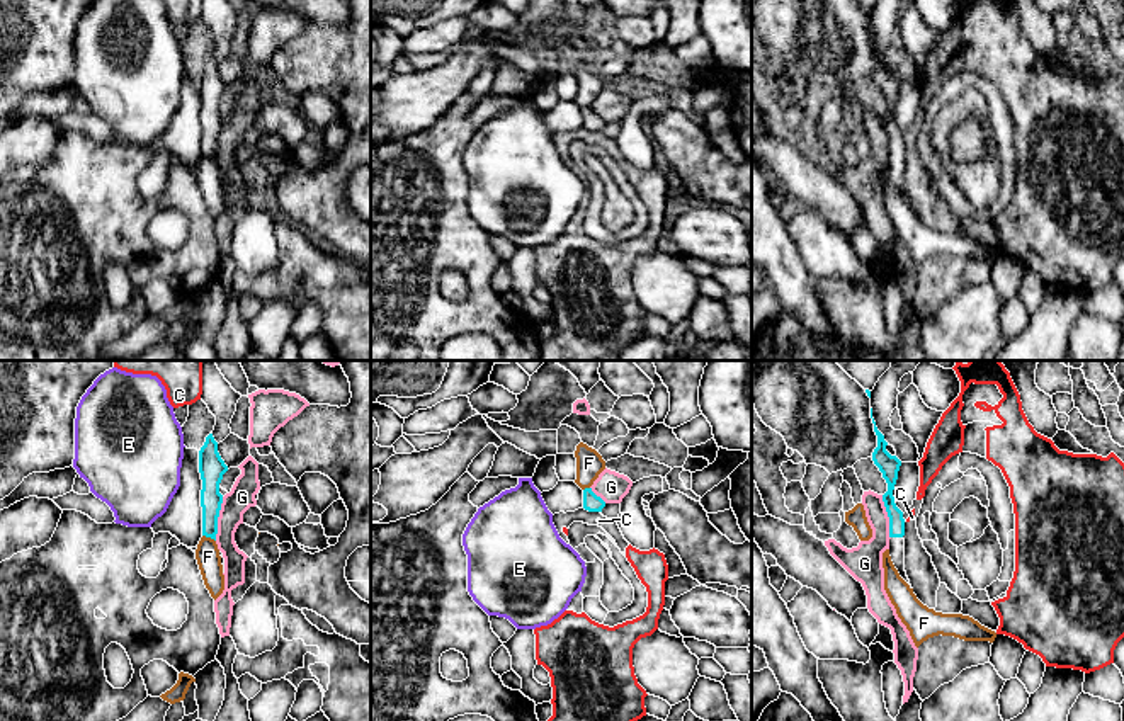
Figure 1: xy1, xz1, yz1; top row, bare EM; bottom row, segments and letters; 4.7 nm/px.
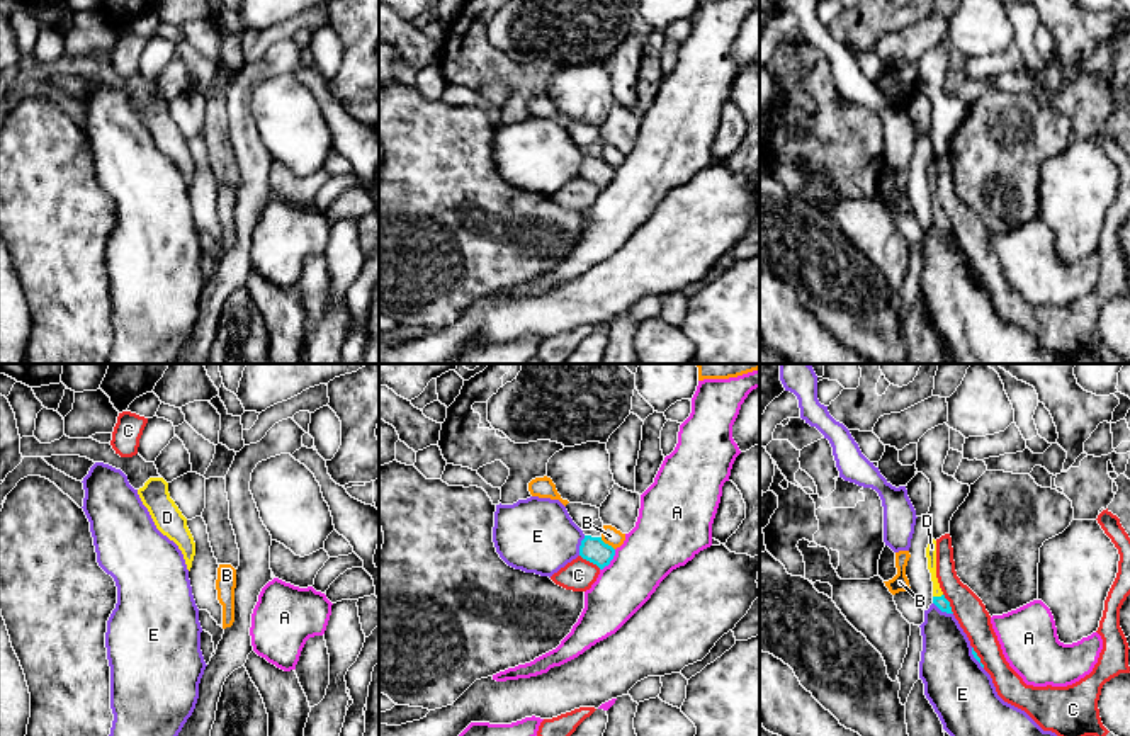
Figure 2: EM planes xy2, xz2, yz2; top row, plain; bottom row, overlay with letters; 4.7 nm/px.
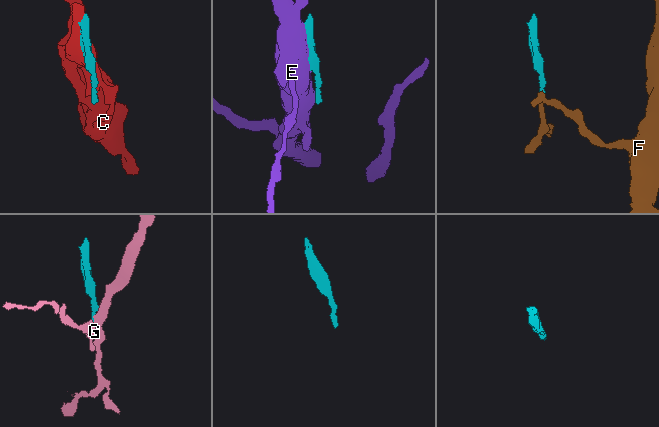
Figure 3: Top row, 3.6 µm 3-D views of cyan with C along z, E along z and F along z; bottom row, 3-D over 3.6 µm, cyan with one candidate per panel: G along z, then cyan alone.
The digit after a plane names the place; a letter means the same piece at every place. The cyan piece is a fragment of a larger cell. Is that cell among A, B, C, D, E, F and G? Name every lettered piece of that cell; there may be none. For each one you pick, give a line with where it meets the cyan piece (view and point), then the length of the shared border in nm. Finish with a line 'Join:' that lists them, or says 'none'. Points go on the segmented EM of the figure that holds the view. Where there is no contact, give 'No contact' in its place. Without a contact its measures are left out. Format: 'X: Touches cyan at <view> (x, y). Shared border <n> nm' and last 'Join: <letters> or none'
D: Touches cyan at yz2 (937, 597). Shared border 50 nm
Join: D

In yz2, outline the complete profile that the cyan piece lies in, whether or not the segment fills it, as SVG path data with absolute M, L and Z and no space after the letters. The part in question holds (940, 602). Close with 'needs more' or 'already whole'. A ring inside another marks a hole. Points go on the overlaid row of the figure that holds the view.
M929 541L926 547L926 558L928 558L928 569L931 573L931 581L933 581L933 603L946 614L953 614L950 602L945 598L938 578L936 578L936 541Z; needs more

